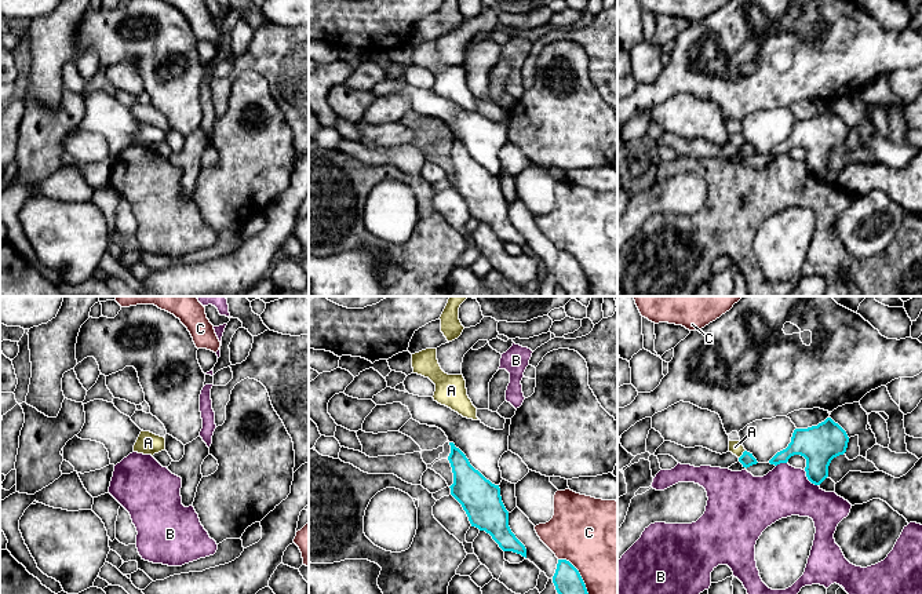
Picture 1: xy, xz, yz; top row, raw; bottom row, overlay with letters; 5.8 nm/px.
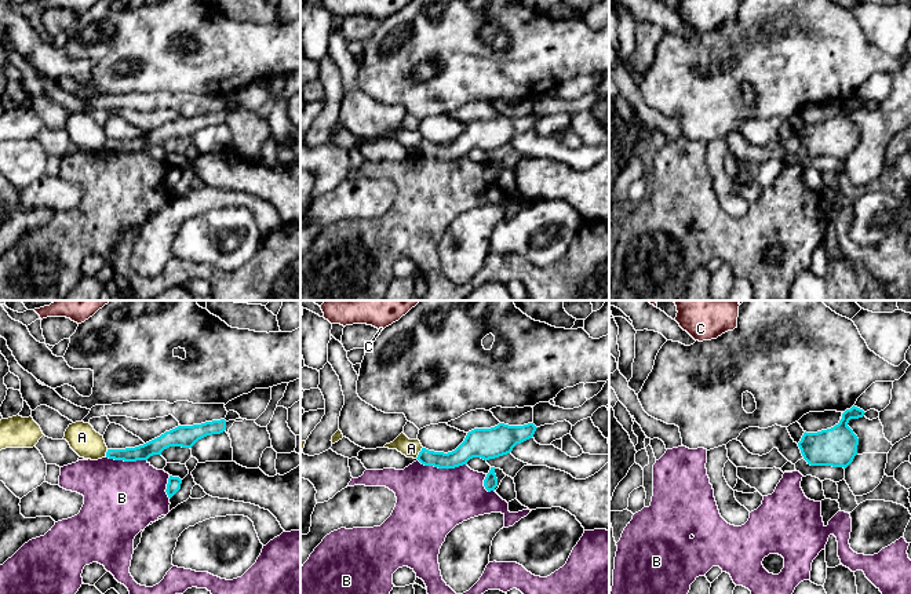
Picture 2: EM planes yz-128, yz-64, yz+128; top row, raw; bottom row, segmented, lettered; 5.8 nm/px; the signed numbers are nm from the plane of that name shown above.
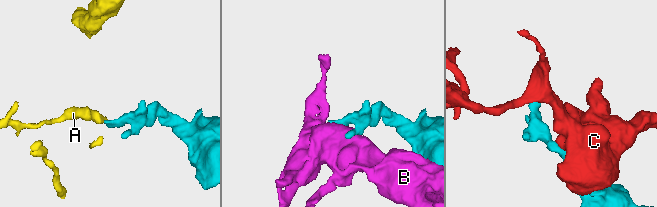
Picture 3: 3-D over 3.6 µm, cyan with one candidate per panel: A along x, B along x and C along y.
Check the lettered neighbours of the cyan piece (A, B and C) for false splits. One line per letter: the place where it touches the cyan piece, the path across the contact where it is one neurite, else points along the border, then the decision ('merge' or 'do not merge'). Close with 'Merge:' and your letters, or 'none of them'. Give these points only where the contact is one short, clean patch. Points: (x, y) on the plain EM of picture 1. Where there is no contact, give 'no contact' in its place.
A: contact yz (743, 145); border yz (744, 141), (739, 149); do not merge
B: contact yz (809, 171); do not merge
C: contact xz (580, 269); do not merge
Merge: none of them

